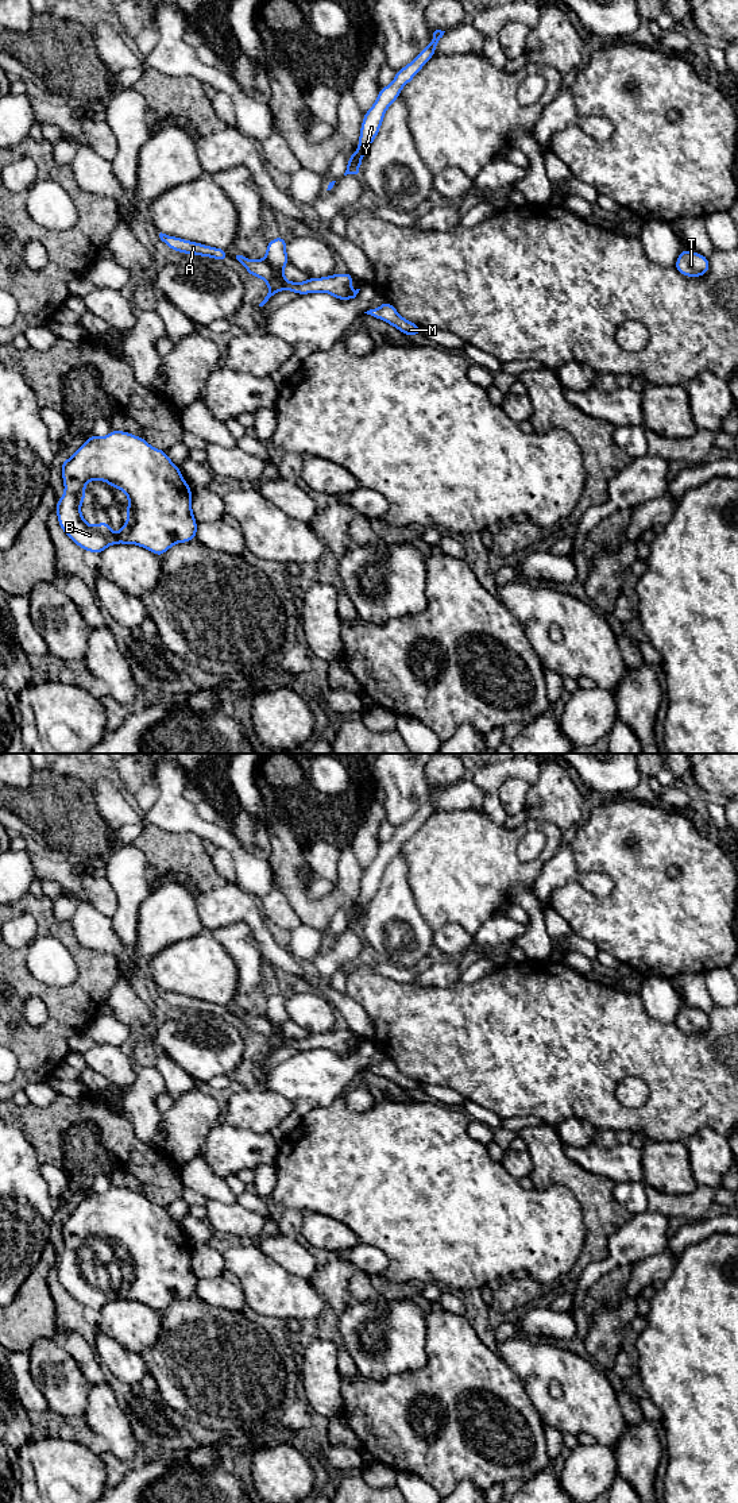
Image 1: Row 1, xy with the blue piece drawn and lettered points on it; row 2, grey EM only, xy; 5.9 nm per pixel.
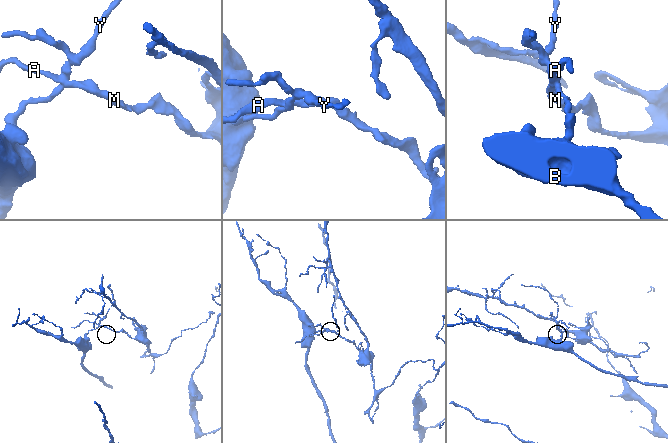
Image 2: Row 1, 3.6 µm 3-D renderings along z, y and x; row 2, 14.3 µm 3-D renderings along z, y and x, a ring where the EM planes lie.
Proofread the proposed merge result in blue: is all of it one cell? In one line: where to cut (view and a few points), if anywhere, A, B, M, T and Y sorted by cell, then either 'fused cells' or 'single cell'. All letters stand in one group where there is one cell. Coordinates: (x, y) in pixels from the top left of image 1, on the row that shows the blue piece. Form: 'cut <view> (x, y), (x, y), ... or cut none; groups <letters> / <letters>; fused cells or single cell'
cut xy (263, 259), (273, 273), (267, 282); groups A M T / B Y; fused cells

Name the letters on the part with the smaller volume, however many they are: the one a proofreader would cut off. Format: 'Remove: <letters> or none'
Remove: A, M, T

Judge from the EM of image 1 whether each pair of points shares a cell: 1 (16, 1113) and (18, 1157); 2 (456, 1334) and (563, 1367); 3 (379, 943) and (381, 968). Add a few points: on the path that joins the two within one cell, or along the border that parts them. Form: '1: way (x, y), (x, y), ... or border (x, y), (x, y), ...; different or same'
1: border (14, 1125), (35, 1153); different
2: border (495, 1353), (518, 1376); different
3: border (375, 955), (410, 968); different

